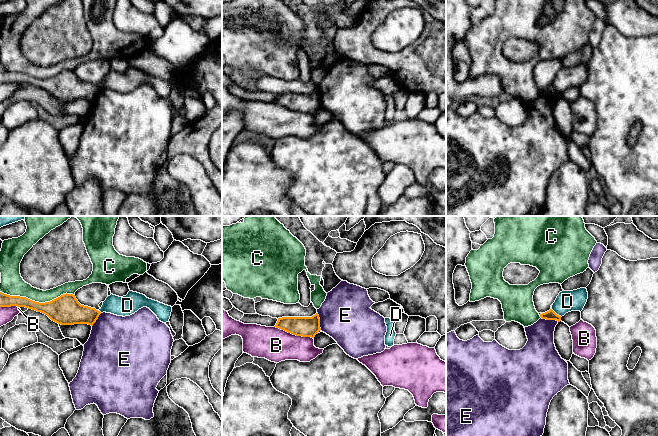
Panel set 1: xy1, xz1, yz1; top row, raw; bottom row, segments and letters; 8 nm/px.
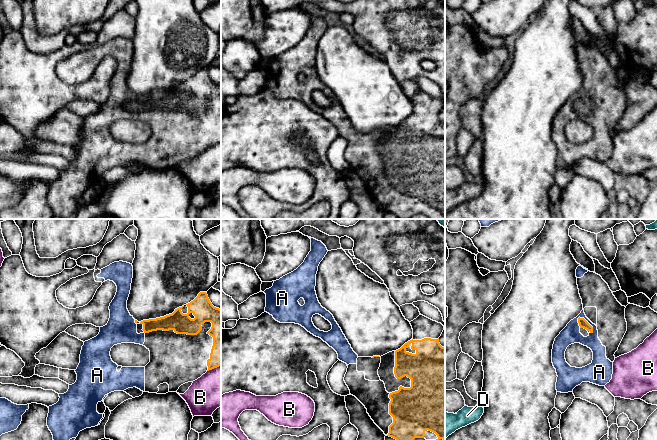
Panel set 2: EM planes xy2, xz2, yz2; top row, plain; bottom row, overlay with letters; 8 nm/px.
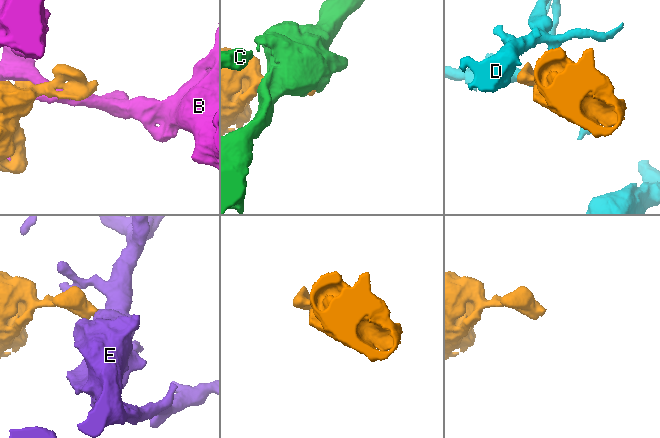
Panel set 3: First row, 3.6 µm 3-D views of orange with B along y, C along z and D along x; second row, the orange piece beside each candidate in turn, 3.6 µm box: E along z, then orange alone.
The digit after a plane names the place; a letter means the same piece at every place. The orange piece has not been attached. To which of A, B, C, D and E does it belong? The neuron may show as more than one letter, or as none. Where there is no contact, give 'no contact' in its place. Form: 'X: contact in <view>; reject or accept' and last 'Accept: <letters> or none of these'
A: contact in yz2; accept
B: contact in xz1; reject
C: contact in xy1; reject
D: contact in yz1; reject
E: contact in xz1; reject
Accept: A

